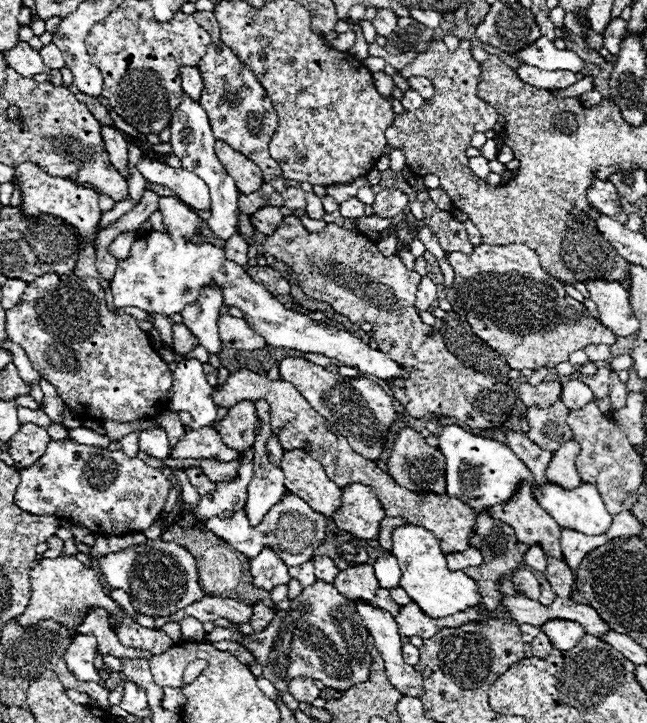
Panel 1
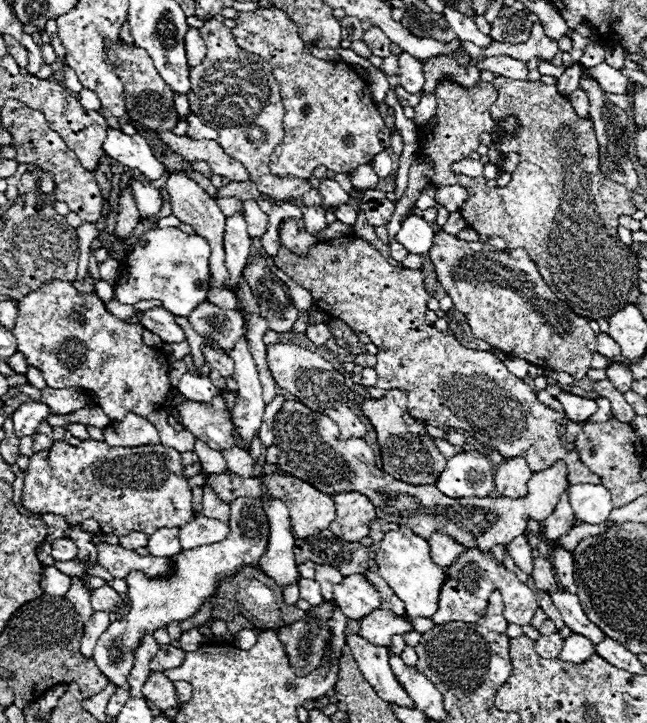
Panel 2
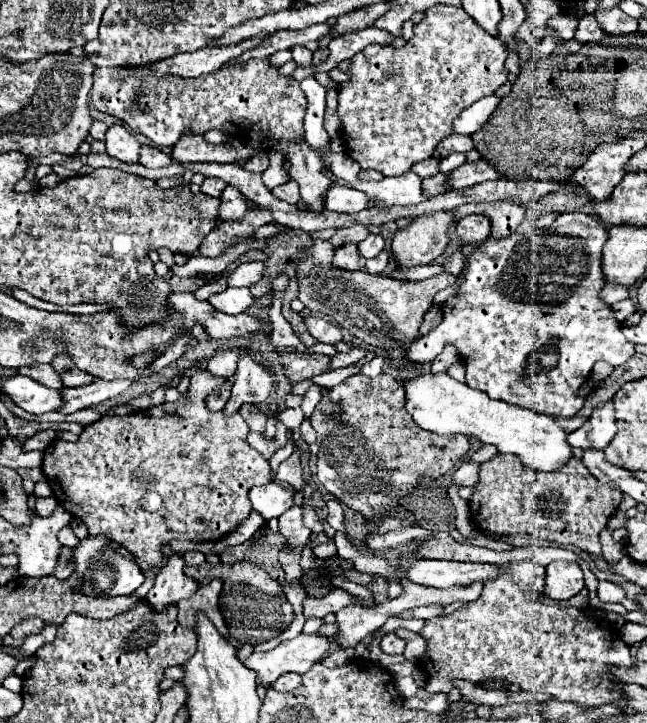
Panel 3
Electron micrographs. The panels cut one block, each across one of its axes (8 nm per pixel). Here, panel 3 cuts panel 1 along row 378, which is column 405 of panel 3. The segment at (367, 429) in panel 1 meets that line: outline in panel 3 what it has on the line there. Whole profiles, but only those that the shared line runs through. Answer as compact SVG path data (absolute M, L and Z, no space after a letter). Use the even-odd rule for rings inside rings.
M314 240L312 248L302 252L302 258L296 262L296 266L300 272L306 272L308 276L298 282L298 300L310 312L332 318L358 340L374 348L380 348L386 354L386 362L392 368L424 366L424 362L416 364L406 358L408 348L412 342L420 338L420 324L424 320L424 314L430 310L436 292L452 286L456 278L448 272L442 272L422 282L400 282L388 276L374 276L362 270L336 270L330 264L332 258L334 248L328 240Z

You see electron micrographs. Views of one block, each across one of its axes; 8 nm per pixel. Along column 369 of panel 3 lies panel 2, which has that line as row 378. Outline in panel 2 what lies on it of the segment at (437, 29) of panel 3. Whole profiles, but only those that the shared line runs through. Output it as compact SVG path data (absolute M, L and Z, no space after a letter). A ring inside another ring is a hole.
M54 280L40 290L30 292L30 296L26 296L26 300L18 304L18 318L12 332L18 340L18 352L26 356L30 366L42 370L50 388L62 390L76 386L96 392L98 406L112 422L122 420L128 412L148 416L150 412L160 408L160 404L166 400L168 390L172 388L168 380L170 362L160 350L148 348L144 344L142 326L126 324L124 320L116 318L104 308L96 294L80 294L70 282Z

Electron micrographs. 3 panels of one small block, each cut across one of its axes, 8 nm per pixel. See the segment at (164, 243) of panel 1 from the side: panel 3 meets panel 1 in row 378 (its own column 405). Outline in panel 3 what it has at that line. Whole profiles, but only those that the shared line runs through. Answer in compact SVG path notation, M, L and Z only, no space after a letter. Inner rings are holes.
M420 374L414 380L404 382L406 410L414 422L436 434L464 434L476 438L482 444L492 444L502 454L518 456L526 466L534 470L558 470L572 458L572 446L566 442L566 430L550 416L536 414L520 406L508 406L488 398L480 390L472 390L466 384L444 374Z

